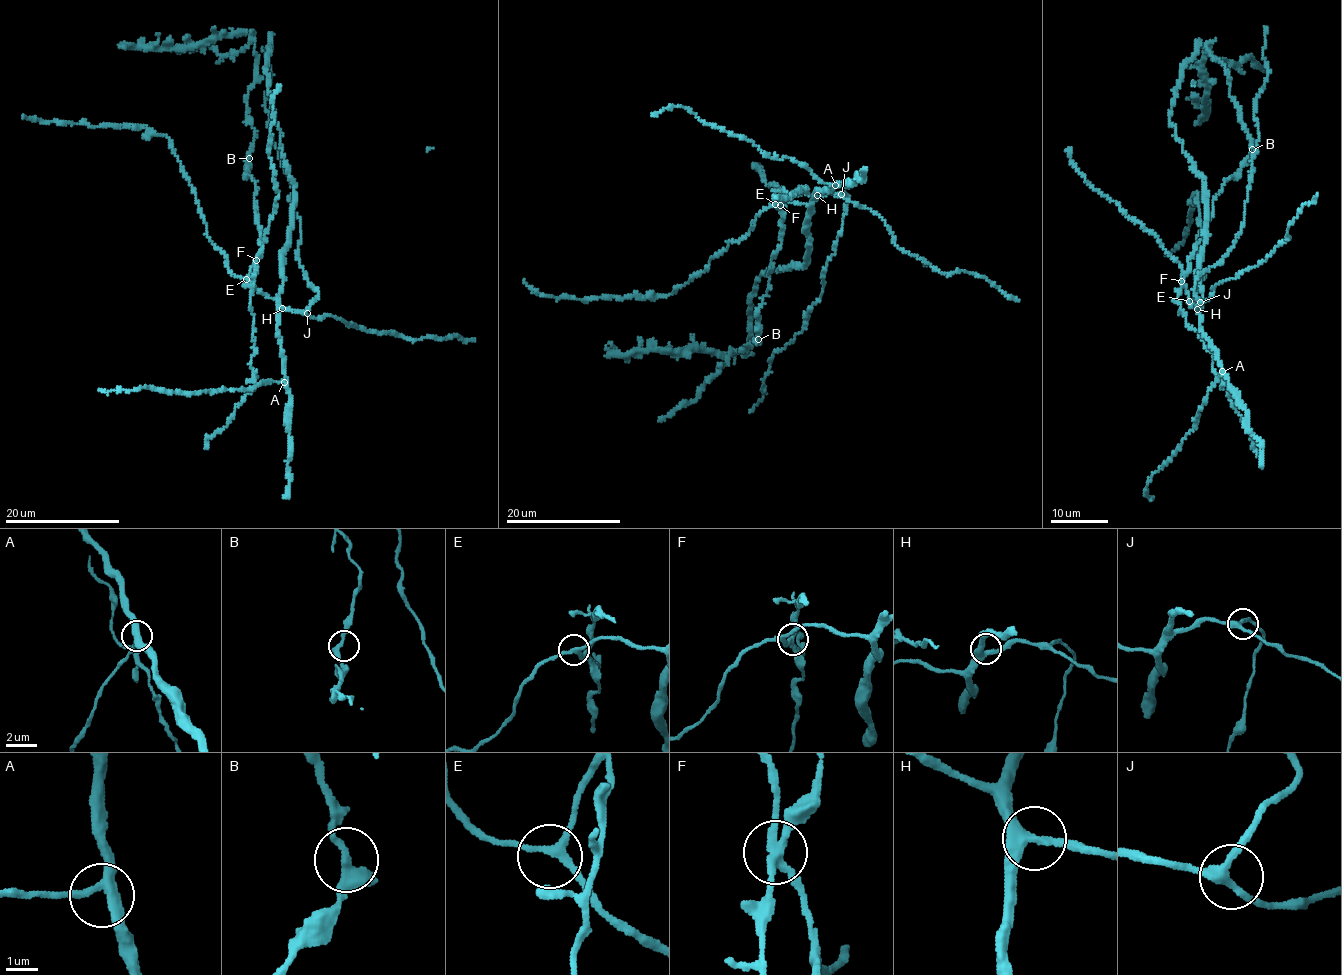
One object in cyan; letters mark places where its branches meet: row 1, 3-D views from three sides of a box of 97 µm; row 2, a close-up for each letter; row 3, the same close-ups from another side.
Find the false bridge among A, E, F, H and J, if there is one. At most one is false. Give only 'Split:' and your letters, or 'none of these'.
Split: F

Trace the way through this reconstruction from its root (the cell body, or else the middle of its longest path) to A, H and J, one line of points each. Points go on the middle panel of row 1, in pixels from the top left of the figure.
A: (777, 207), (785, 200), (809, 203), (817, 187), (829, 190), (835, 185)
H: (777, 207), (785, 200), (807, 204), (817, 195)
J: (777, 207), (785, 200), (807, 204), (828, 192), (841, 194)

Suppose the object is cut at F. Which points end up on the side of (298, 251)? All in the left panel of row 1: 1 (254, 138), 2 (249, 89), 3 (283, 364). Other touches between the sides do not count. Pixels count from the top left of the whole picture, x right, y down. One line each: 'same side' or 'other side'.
1: other side
2: other side
3: same side

